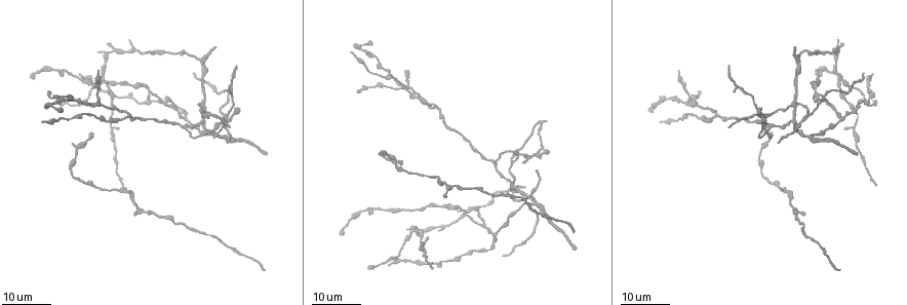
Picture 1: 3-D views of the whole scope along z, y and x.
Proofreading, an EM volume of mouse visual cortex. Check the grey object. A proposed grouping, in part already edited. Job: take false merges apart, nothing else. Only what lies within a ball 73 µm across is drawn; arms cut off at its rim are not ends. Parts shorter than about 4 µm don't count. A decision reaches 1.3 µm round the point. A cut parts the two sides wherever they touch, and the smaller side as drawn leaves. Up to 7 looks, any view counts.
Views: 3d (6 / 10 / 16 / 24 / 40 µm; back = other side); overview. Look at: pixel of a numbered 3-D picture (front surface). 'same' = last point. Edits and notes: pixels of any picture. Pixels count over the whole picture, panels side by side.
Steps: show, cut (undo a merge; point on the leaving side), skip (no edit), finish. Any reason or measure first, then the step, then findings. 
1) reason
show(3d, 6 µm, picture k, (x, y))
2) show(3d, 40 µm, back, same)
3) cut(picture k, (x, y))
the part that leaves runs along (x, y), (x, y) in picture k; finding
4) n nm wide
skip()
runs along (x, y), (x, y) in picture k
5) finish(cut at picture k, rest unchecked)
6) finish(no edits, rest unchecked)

a fork
show(3d, 16 µm, picture 1, (716, 113))

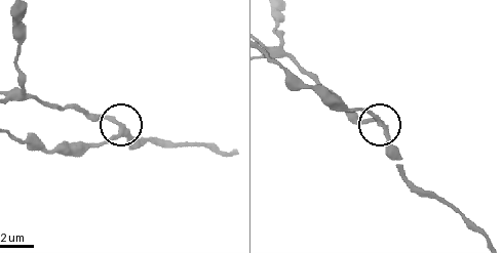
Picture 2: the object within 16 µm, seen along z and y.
zoom in
show(3d, 6 µm, picture 2, (119, 130))

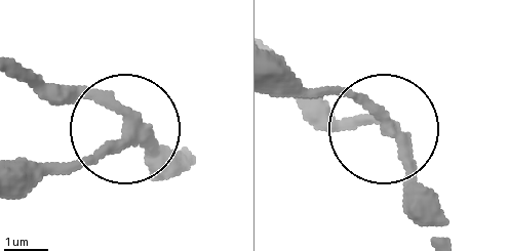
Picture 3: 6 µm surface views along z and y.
240 nm wide
skip()
continuous, no second neuron

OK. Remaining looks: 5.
small branch off a trunk
show(3d, 24 µm, picture 1, (795, 105))

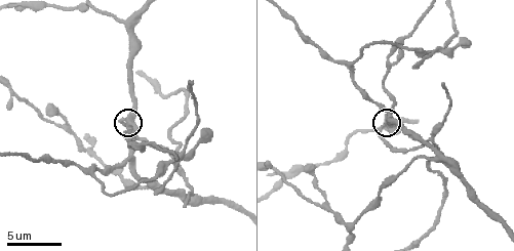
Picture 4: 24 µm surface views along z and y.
show(3d, 6 µm, picture 4, (124, 120))

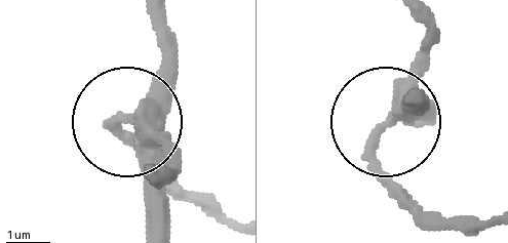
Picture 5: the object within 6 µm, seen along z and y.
cut(picture 5, (108, 127))
two neurons meet here

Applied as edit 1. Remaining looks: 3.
three-way junction
show(3d, 16 µm, picture 1, (855, 126))

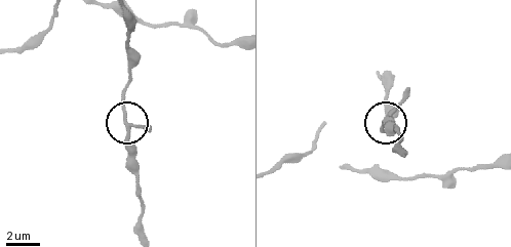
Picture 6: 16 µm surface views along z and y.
show(3d, 10 µm, picture 6, (130, 126))

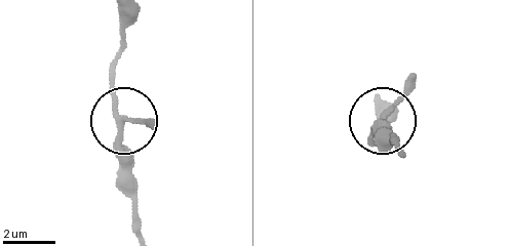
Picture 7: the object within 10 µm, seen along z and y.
220 nm wide
skip()
all the same neuron

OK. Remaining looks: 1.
three arms meet
show(3d, 10 µm, picture 4, (321, 204))

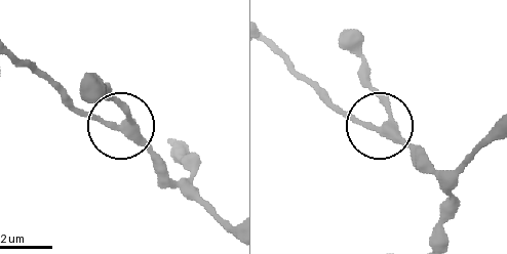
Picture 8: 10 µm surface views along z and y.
280 nm wide
skip()
runs along (491, 133), (452, 171), (431, 169), (385, 133), (365, 83) in picture 8; one neuron here

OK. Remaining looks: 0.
finish(cut at picture 5, rest unchecked)

